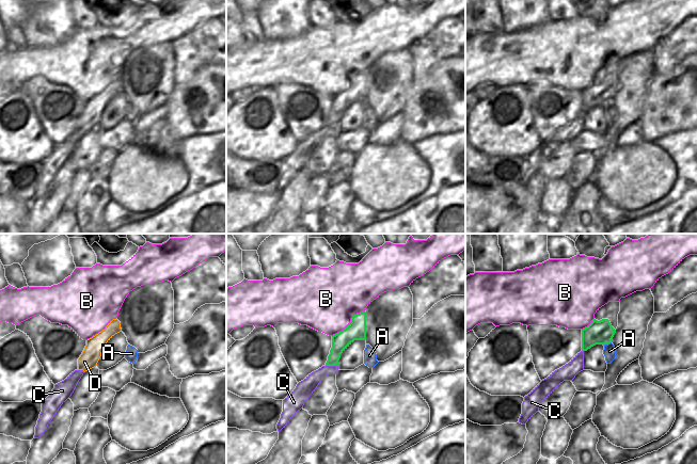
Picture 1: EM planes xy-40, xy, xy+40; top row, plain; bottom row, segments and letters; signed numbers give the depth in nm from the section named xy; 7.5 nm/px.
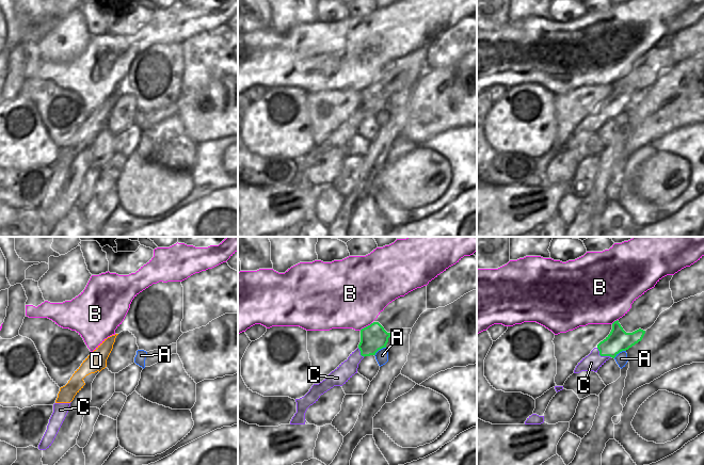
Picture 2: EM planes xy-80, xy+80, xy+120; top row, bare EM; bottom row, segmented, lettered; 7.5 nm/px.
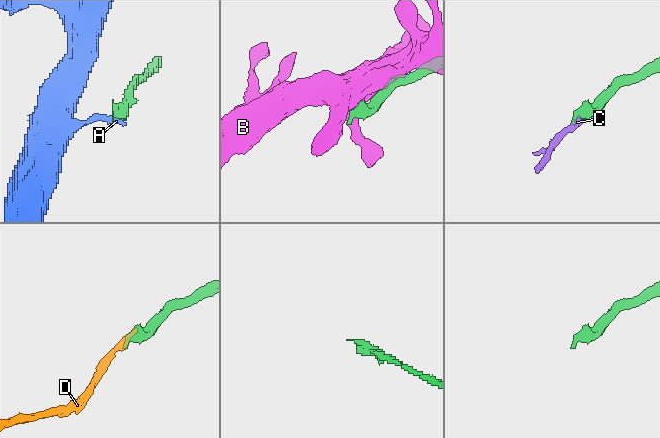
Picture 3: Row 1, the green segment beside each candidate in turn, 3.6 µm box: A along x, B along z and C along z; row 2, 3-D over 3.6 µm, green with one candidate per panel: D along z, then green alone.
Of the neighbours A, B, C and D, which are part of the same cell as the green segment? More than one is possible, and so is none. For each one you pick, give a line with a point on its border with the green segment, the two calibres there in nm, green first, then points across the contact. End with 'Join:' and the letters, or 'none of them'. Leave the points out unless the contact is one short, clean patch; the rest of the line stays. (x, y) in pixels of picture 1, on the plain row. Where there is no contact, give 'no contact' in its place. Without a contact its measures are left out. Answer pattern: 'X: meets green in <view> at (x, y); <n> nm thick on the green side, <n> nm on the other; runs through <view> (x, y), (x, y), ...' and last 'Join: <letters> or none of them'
C: meets green in xy at (332, 126); 130 nm thick on the green side, 120 nm on the other; runs through xy (341, 101), (332, 126), (309, 146)
Join: C

